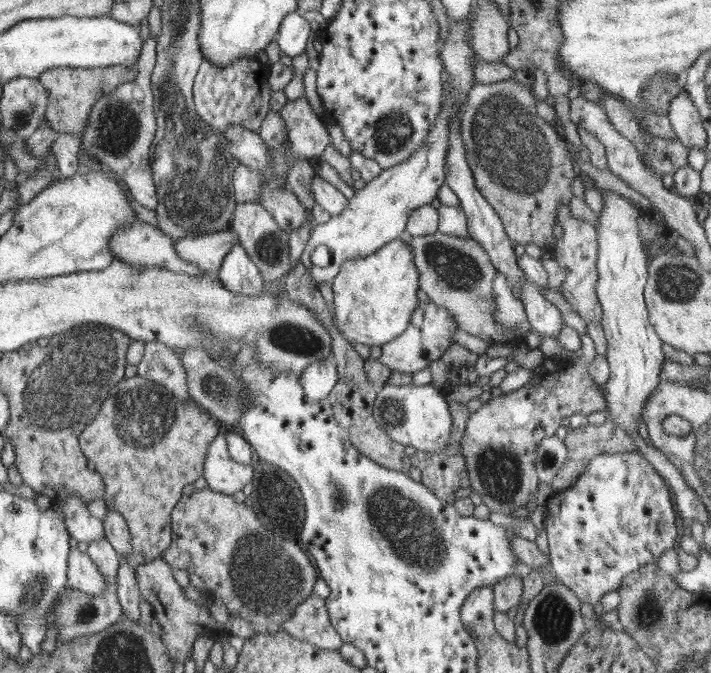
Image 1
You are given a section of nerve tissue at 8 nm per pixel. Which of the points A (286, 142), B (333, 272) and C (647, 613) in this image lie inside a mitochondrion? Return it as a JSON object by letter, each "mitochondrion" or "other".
{"A":"other","B":"other","C":"mitochondrion"}

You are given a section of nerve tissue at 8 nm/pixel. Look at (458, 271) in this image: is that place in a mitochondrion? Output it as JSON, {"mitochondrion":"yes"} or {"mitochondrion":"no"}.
{"mitochondrion":"yes"}

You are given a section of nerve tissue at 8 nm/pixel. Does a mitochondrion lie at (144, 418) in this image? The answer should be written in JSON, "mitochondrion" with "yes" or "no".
{"mitochondrion":"yes"}

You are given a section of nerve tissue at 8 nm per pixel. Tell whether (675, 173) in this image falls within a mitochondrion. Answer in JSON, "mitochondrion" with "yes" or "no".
{"mitochondrion":"no"}

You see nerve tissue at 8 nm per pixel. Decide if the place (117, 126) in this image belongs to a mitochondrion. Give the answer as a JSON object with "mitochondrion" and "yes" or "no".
{"mitochondrion":"yes"}

